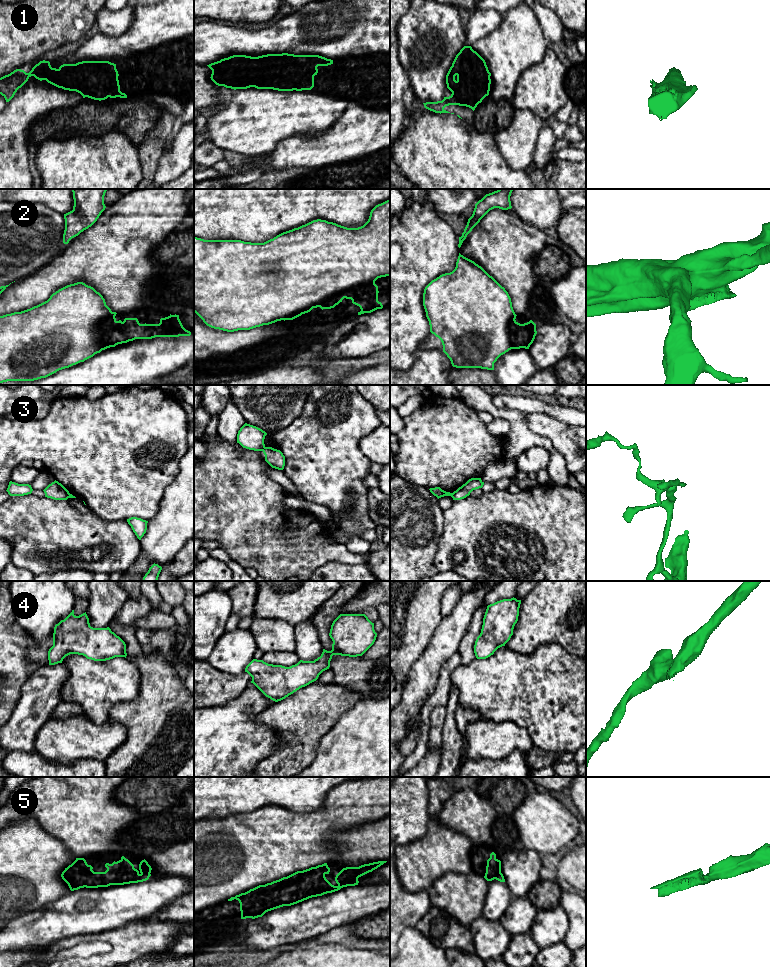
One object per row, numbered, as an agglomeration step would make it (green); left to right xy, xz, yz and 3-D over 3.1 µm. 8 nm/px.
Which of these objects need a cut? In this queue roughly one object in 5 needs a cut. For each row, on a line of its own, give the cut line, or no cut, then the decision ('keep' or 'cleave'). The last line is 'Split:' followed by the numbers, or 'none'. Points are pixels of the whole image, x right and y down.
1: cut none; keep
2: cut xz (376, 278), (357, 283), (281, 319); cleave
3: cut xz (265, 447), (262, 450); cleave
4: cut none; keep
5: cut none; keep
Split: 2, 3

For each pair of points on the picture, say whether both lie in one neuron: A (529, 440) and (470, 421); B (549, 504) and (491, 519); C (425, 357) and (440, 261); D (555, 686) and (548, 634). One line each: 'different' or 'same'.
A: different
B: same
C: different
D: different

